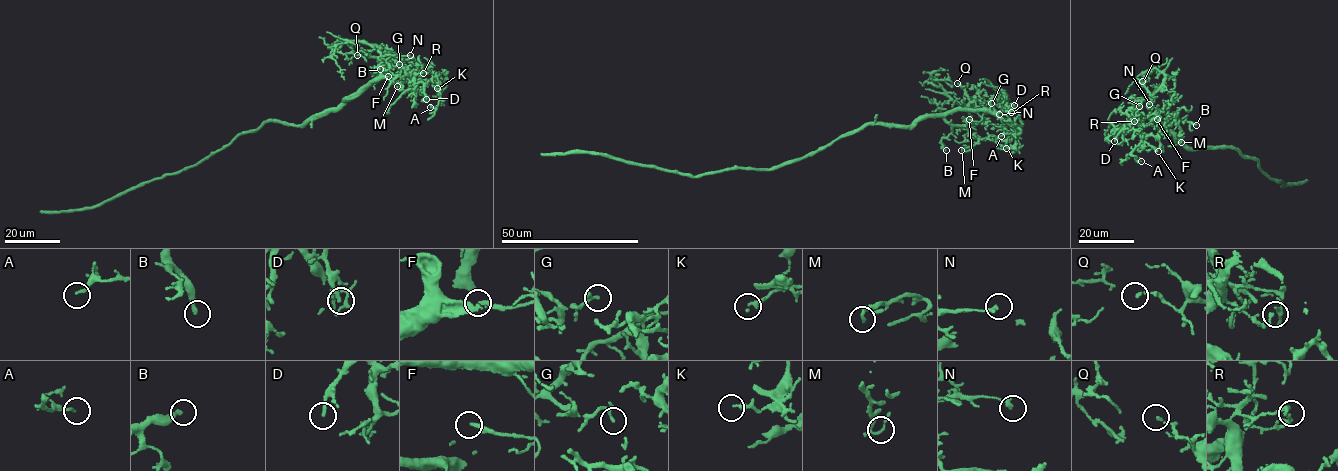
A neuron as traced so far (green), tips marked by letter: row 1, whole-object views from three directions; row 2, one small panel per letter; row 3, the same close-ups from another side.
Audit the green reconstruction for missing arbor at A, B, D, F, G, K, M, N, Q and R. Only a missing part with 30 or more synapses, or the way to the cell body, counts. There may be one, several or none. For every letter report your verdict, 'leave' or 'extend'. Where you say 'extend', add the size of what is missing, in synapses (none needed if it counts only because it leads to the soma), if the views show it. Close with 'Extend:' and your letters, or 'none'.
A: leave
B: leave
D: extend | 45 syn
F: leave
G: leave
K: leave
M: leave
N: leave
Q: leave
R: leave
Extend: D

